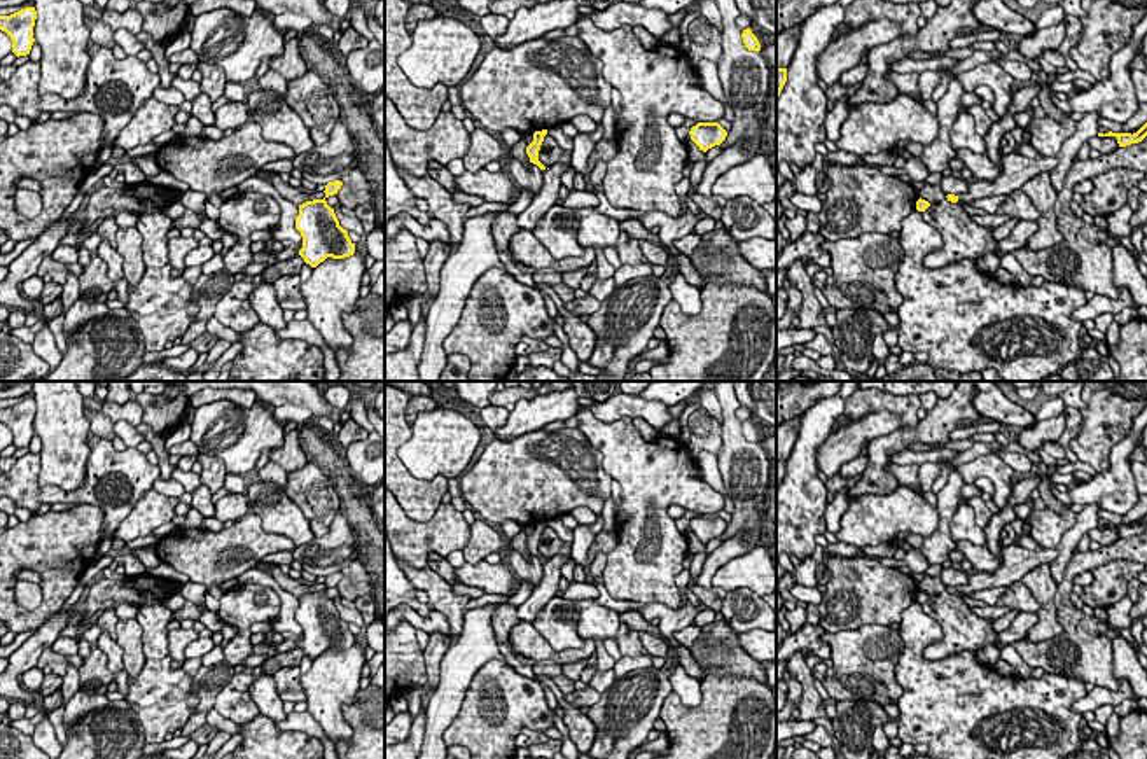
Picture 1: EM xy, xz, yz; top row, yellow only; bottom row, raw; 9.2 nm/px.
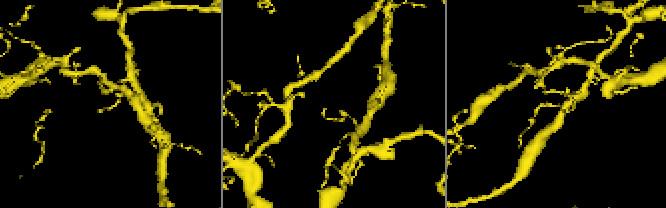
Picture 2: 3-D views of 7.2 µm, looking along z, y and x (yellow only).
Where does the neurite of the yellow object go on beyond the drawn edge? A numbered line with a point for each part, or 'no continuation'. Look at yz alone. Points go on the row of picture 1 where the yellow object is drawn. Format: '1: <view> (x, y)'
no continuation

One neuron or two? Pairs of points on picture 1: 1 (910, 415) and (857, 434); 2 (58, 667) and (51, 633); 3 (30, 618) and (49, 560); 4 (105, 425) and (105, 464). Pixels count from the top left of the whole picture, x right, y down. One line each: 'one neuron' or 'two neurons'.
1: two neurons
2: two neurons
3: one neuron
4: two neurons

